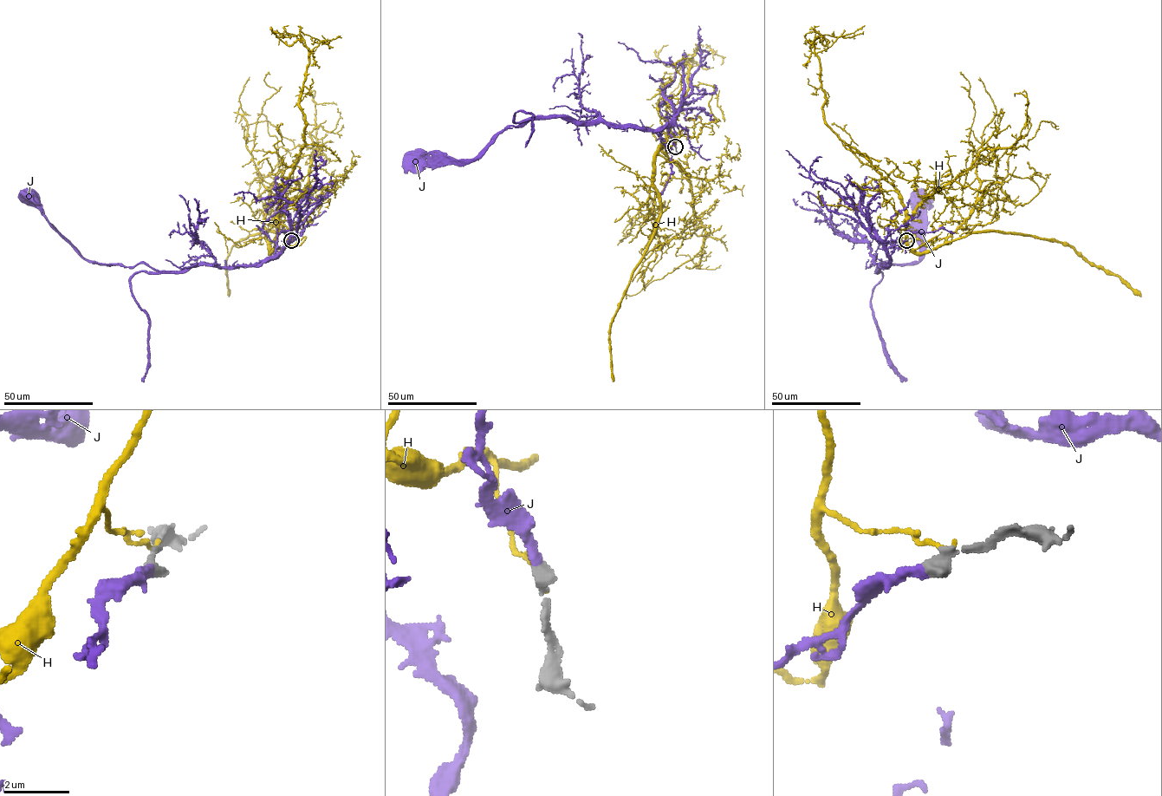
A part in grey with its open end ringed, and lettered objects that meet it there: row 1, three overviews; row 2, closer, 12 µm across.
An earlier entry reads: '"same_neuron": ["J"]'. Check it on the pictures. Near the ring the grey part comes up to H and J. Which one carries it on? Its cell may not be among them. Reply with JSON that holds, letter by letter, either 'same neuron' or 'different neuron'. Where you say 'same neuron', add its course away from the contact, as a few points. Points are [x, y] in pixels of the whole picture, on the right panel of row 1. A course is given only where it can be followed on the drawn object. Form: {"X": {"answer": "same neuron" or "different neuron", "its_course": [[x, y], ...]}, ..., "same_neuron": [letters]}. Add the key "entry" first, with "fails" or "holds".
{"entry": "holds", "H": {"answer": "different neuron"}, "J": {"answer": "same neuron", "its_course": [[906, 239], [887, 249], [889, 264], [882, 264], [876, 270], [879, 263], [886, 267], [918, 260], [919, 196]]}, "same_neuron": ["J"]}

